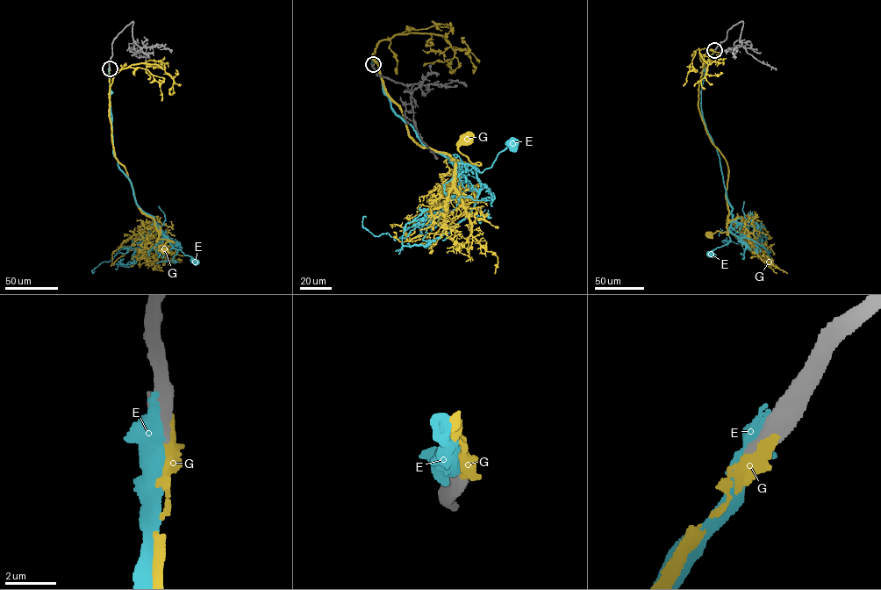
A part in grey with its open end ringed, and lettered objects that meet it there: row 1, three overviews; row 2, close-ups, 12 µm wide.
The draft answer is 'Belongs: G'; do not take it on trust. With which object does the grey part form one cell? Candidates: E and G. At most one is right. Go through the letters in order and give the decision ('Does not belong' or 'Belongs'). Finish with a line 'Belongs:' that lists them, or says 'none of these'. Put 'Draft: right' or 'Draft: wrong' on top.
Draft: right
E: Does not belong
G: Belongs
Belongs: G

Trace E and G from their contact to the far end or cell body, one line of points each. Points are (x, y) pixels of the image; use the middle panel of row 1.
E: (372, 64), (378, 64), (397, 115), (422, 144), (454, 165), (482, 172), (512, 142)
G: (373, 64), (373, 56), (407, 132), (419, 147), (479, 165), (458, 150), (466, 138)

